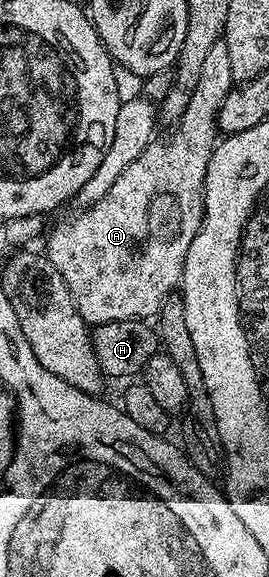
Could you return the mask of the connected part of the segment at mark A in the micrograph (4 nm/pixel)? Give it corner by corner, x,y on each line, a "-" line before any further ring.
223,41
211,45
199,72
199,85
195,85
195,93
191,93
191,101
187,101
183,117
176,123
175,129
170,130
173,132
166,139
154,138
147,149
143,149
143,153
139,153
139,157
131,161
123,173
119,173
115,185
111,185
109,192
95,201
95,205
78,210
74,219
48,232
47,254
51,265
59,269
59,277
63,277
67,289
71,289
71,297
86,323
148,320
156,316
165,300
178,290
185,271
187,249
191,249
191,241
195,241
201,232
201,221
205,217
207,165
219,139
217,111
234,86
227,45

